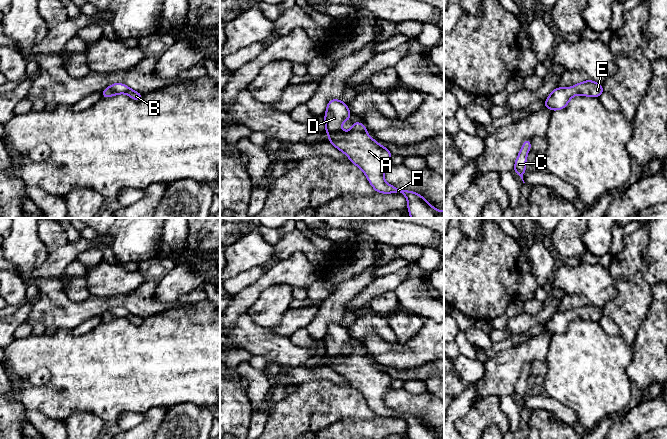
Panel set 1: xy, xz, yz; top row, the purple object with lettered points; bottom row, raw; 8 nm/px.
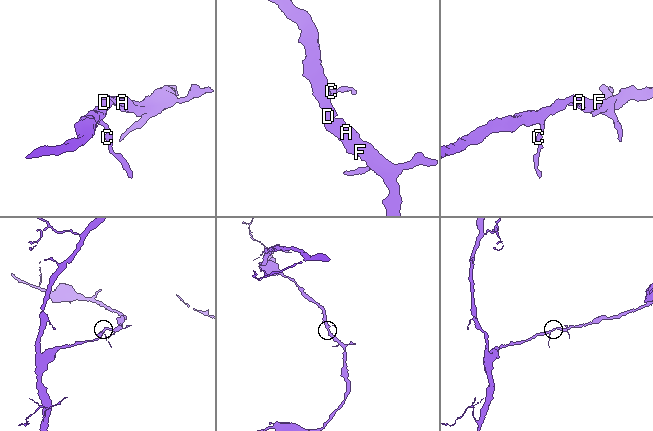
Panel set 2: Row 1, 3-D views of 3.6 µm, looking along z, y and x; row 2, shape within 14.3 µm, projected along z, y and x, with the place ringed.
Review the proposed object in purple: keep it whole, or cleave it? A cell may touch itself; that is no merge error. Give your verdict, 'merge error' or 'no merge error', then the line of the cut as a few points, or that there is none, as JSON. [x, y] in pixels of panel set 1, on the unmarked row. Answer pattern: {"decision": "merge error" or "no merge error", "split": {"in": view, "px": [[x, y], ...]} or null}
{"decision": "no merge error", "split": null}

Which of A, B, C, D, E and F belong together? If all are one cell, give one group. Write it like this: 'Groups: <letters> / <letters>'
Groups: A B C D E F

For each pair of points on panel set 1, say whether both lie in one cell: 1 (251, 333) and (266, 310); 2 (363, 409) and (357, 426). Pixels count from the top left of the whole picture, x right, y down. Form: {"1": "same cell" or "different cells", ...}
{"1": "different cells", "2": "different cells"}

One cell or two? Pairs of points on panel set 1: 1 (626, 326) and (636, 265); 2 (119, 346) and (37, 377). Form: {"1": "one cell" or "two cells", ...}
{"1": "one cell", "2": "two cells"}

